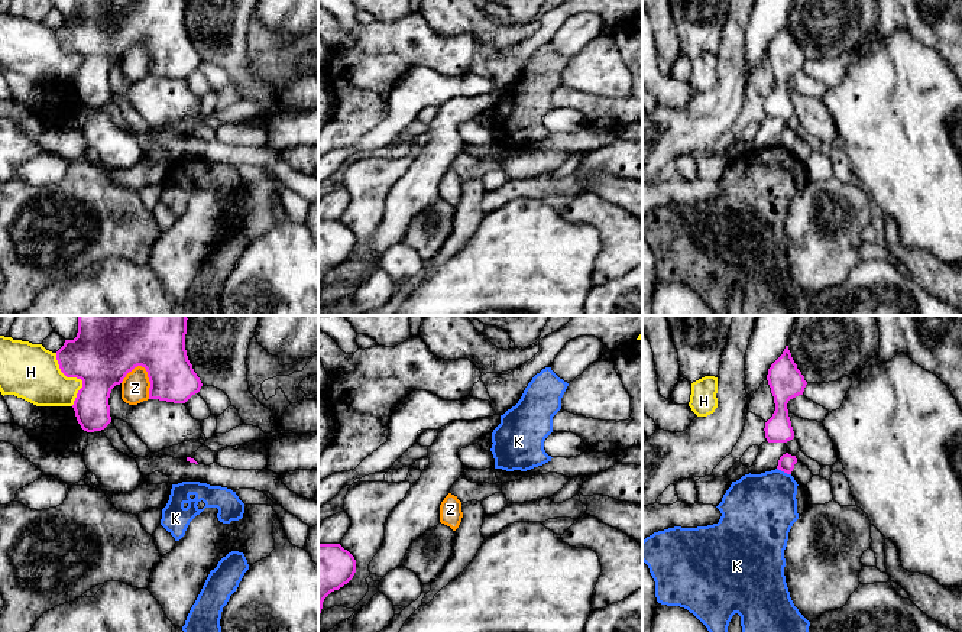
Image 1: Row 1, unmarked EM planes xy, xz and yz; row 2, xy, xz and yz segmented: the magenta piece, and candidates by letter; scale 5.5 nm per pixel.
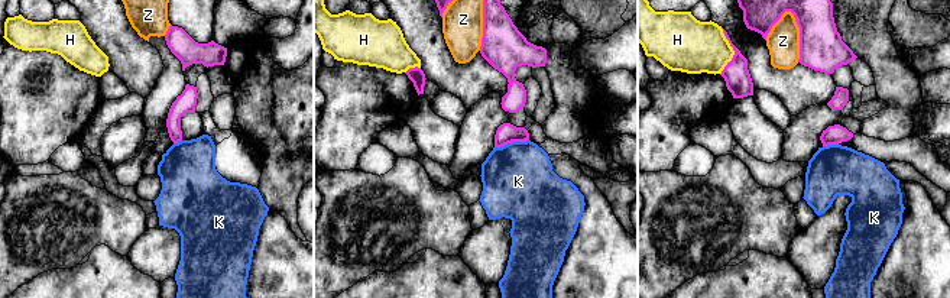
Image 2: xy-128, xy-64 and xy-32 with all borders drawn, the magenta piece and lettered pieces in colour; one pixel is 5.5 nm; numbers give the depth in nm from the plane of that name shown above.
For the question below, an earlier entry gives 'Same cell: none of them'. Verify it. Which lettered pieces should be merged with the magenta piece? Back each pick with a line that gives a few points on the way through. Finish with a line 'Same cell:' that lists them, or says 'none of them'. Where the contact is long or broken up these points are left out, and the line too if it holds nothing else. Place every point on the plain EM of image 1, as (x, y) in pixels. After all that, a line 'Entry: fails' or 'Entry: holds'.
Same cell: none of them
Entry: holds

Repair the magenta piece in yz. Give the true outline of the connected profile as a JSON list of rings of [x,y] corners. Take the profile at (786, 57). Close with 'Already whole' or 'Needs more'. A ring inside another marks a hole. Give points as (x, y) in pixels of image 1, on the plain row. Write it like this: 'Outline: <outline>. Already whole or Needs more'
Outline: [[[788,22],[768,45],[767,56],[774,72],[775,87],[765,98],[765,114],[768,119],[787,119],[794,114],[787,80],[790,75],[803,71],[807,61],[791,33]]]. Already whole

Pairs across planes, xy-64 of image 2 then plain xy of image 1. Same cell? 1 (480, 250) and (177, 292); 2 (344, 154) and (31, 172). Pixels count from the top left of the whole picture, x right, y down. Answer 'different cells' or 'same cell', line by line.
1: same cell
2: different cells

